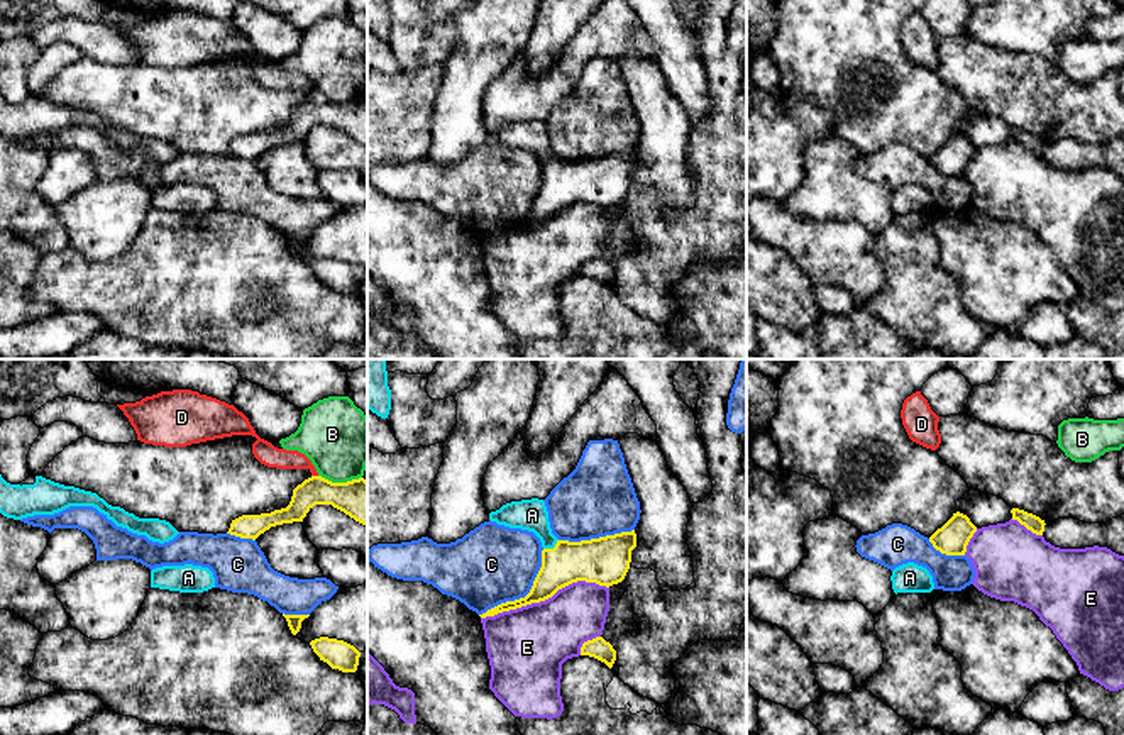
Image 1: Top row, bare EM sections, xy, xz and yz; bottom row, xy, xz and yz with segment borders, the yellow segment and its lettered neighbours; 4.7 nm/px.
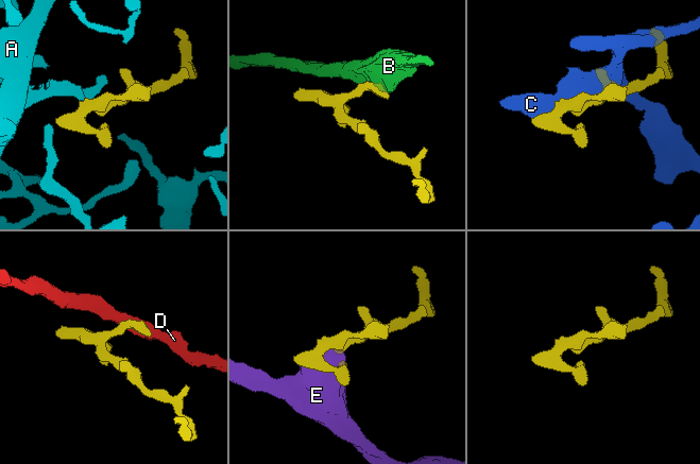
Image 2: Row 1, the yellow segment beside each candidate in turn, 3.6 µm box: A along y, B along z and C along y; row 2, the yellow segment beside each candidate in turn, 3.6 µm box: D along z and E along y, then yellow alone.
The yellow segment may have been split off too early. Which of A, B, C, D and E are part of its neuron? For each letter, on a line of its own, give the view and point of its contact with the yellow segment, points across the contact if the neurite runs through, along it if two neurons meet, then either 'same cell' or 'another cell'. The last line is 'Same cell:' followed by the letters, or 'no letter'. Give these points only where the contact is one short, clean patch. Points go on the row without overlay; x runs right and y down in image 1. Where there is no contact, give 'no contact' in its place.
A: meets yellow in xz at (554, 168); runs through xz (605, 182), (567, 182), (554, 168), (532, 136); same cell
B: meets yellow in xy at (341, 104); border along xy (319, 95), (332, 102), (361, 99); another cell
C: meets yellow in xz at (527, 215); another cell
D: meets yellow in xy at (315, 97); border along xy (312, 95), (317, 97); another cell
E: meets yellow in xz at (544, 221); another cell
Same cell: A

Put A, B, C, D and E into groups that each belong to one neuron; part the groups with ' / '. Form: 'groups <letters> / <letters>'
groups A / B / C / D / E

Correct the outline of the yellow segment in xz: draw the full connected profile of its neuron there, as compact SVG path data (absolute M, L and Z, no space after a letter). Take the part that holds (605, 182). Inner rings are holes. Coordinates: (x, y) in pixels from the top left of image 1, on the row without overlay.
M538 119L506 124L491 132L489 141L510 149L533 152L543 171L542 188L530 213L488 230L479 235L481 239L545 222L577 202L606 208L618 205L625 200L631 171L636 168L635 151L581 163L559 161L552 154L545 122Z

